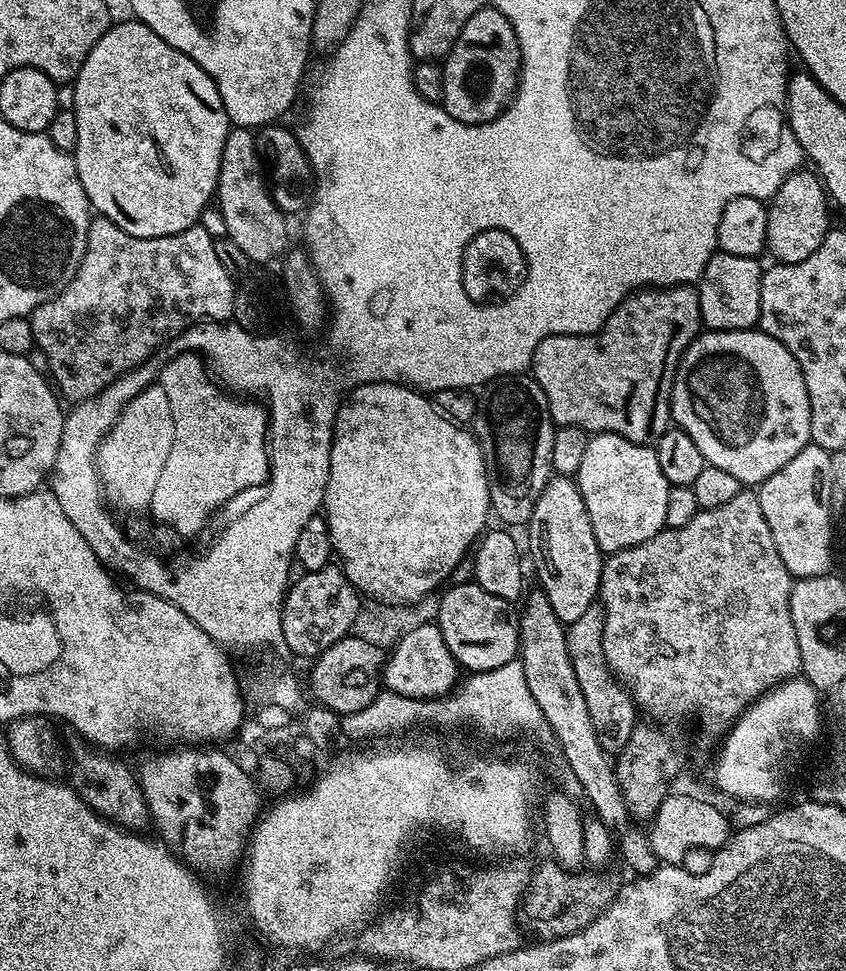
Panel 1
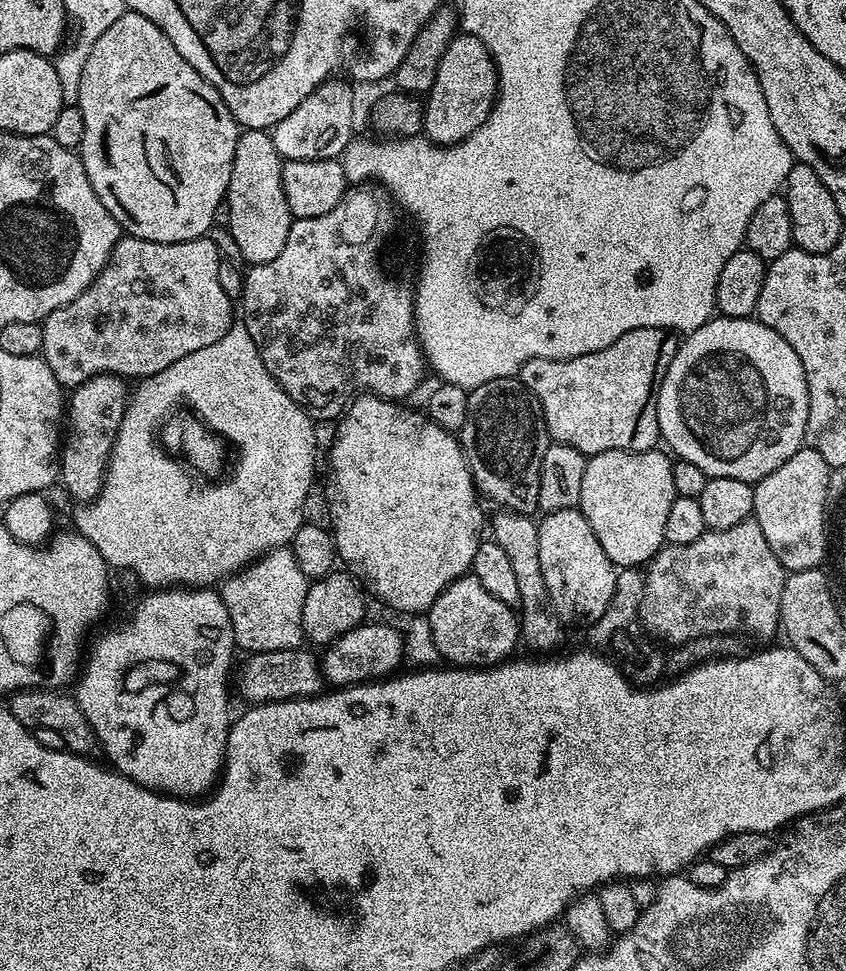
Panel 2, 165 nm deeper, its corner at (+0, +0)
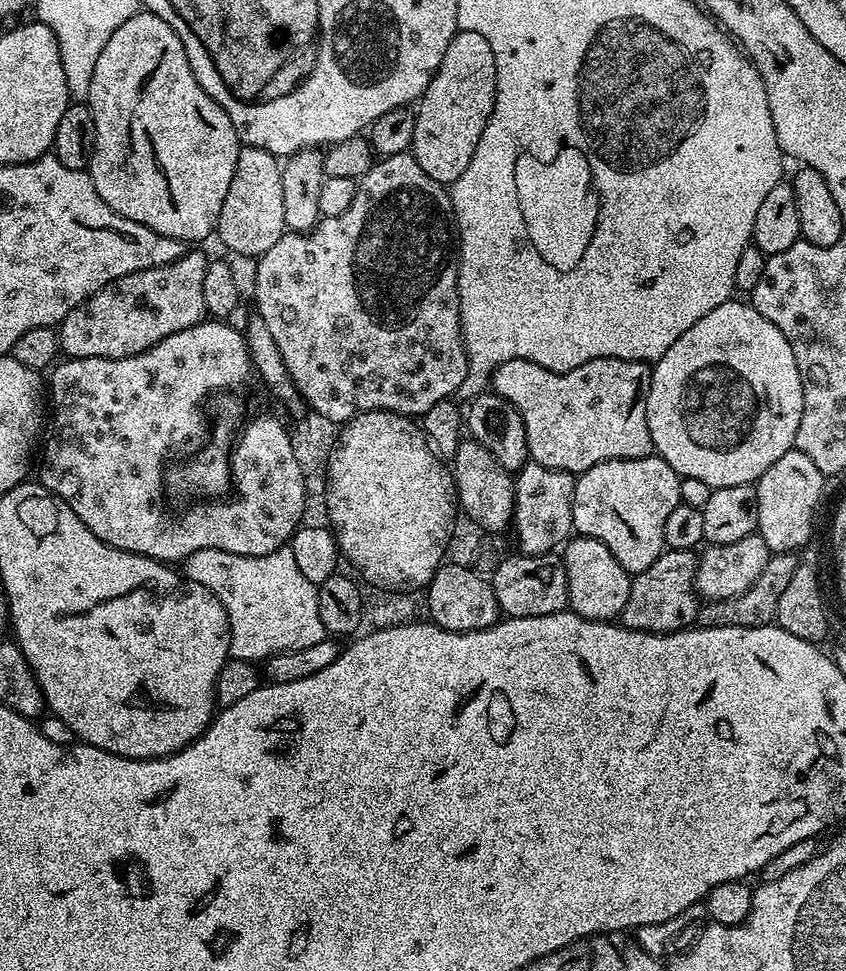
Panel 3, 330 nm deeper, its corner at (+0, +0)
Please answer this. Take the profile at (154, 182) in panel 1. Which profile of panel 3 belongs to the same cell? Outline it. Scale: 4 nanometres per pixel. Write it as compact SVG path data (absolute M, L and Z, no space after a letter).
M141 10L134 18L122 22L122 26L118 26L118 30L110 34L106 46L102 46L102 54L98 54L98 62L94 62L94 78L90 78L90 94L86 103L94 114L94 154L86 171L94 182L94 190L98 190L106 206L158 234L166 234L181 242L204 240L208 235L211 237L216 230L222 202L226 202L226 190L230 190L230 178L234 178L236 173L236 163L242 145L224 107L214 102L214 98L210 98L210 94L202 90L198 78L194 78L194 70L186 58L186 50L172 27L147 10Z

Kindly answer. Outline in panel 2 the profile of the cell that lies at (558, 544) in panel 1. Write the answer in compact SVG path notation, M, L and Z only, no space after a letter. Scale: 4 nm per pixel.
M579 507L563 508L547 513L538 524L538 558L542 561L542 578L550 590L550 602L565 625L591 626L606 614L606 606L614 598L617 567L606 558L602 542L594 538L590 522Z

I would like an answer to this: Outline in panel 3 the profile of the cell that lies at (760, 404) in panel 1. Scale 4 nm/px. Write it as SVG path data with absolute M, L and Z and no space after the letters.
M733 298L722 306L710 310L706 318L698 318L666 354L662 354L660 359L651 365L652 377L650 378L650 390L646 394L646 426L650 430L652 447L655 455L661 456L677 476L681 478L699 478L700 481L706 482L706 486L712 489L721 488L722 486L742 486L743 484L755 485L782 454L793 451L798 434L798 422L802 422L802 406L804 405L804 395L802 394L802 378L798 374L798 362L794 362L794 350L790 350L790 342L782 338L782 330L774 326L774 322L766 322L762 314L753 308L751 303L744 304L739 298Z

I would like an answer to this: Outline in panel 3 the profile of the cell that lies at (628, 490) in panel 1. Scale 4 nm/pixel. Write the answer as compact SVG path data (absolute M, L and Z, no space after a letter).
M655 454L633 460L598 462L576 476L572 495L572 527L579 535L602 542L602 546L606 546L606 550L610 550L610 554L618 558L618 562L628 573L645 572L665 551L662 526L670 515L670 510L674 510L674 506L682 502L680 481L681 477L677 476L675 470Z

